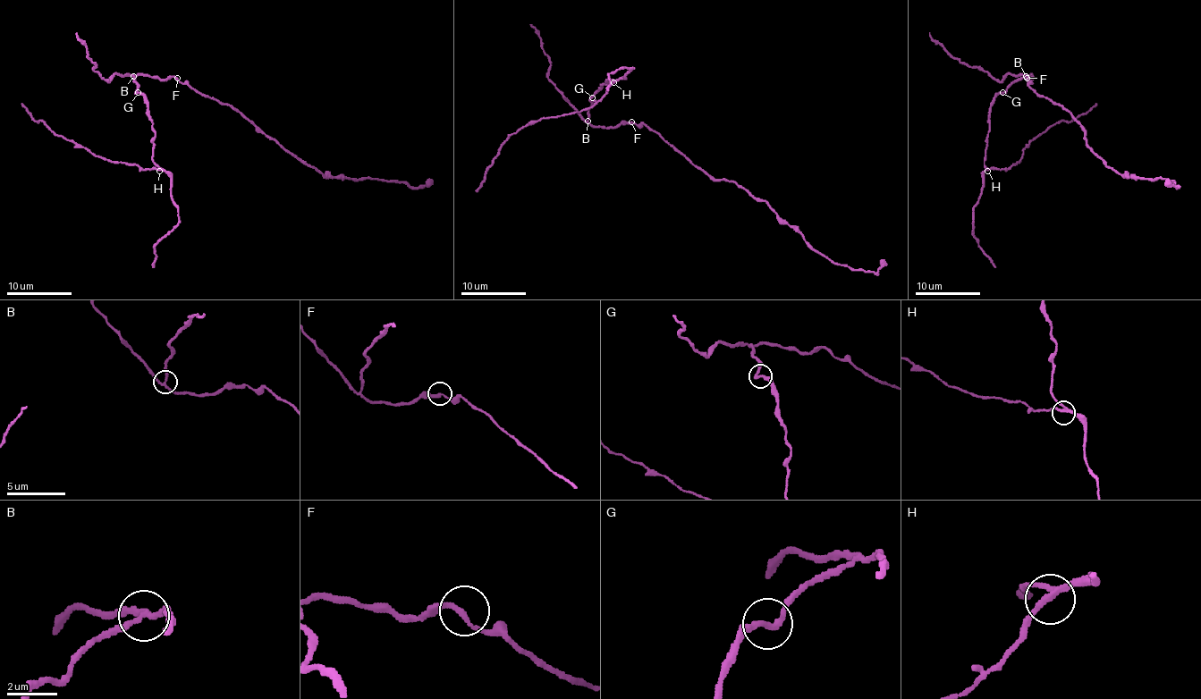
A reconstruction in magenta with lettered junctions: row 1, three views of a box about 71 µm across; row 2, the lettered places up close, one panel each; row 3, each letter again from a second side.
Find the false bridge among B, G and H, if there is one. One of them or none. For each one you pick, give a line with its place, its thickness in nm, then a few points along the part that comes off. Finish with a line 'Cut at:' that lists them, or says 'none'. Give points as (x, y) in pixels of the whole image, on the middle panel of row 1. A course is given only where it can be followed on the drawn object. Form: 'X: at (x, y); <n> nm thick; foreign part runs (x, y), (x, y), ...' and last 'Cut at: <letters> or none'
B: at (587, 121); 200 nm thick; foreign part runs (587, 120), (596, 127), (643, 123), (714, 179), (732, 181), (763, 199), (835, 264), (875, 273), (883, 260)
Cut at: B

